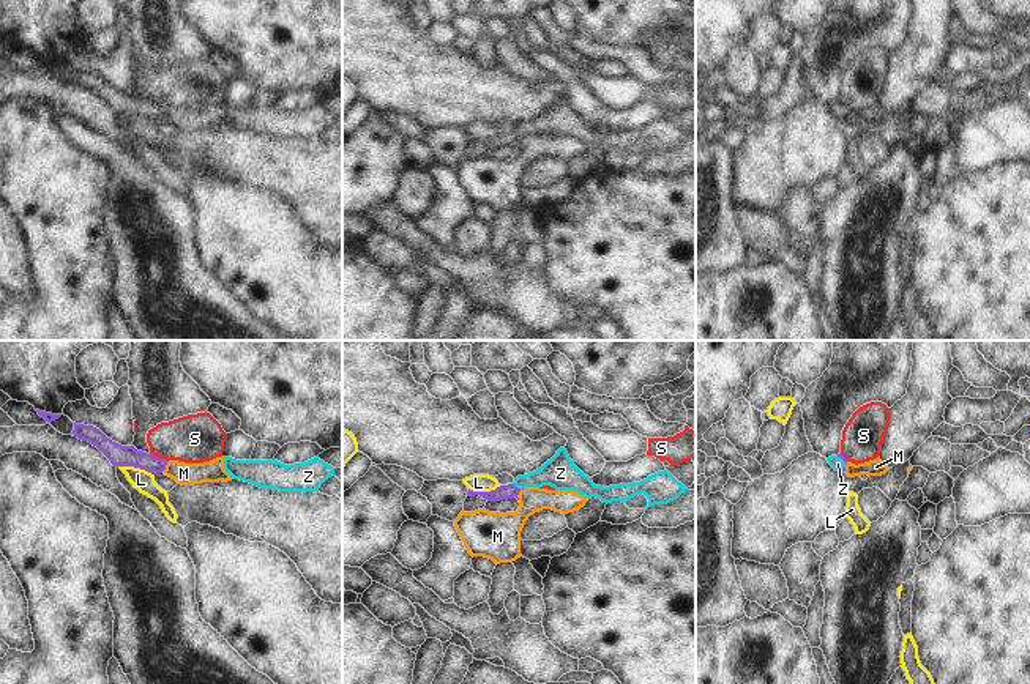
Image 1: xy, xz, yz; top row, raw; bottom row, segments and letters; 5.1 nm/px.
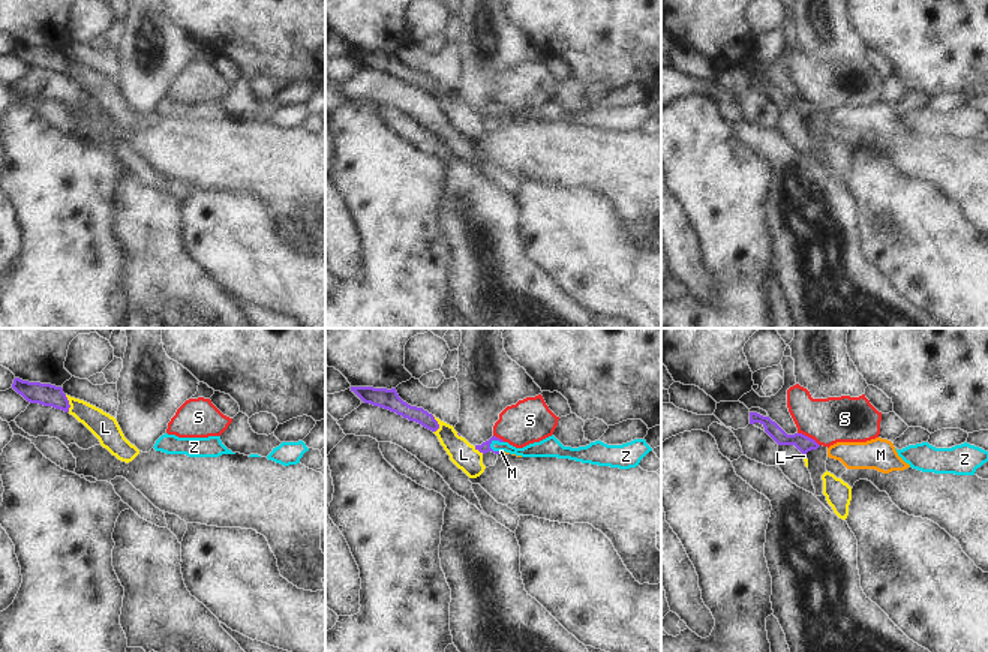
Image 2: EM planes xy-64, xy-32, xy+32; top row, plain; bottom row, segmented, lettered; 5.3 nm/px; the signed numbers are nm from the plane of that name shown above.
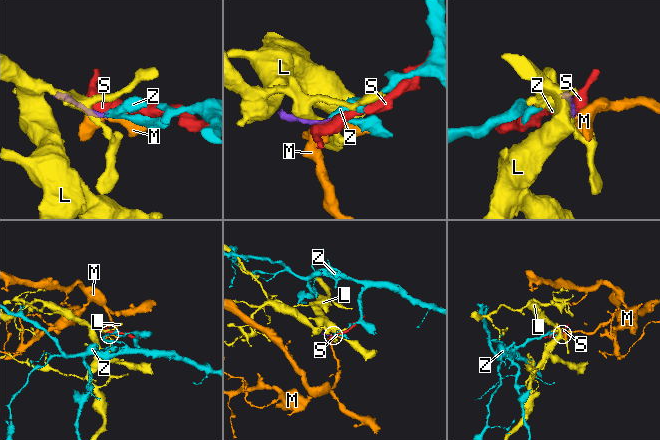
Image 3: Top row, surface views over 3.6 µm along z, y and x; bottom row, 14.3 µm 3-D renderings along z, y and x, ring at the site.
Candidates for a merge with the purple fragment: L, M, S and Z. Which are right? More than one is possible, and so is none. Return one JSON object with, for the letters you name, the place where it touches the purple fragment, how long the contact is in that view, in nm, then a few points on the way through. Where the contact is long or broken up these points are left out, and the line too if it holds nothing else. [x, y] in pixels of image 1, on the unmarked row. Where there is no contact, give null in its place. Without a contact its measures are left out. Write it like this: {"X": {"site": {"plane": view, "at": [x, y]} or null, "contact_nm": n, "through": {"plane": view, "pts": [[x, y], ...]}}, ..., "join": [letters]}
{"Z": {"site": {"plane": "xz", "at": [516, 134]}, "contact_nm": 60, "through": {"plane": "xz", "pts": [[503, 139], [516, 134], [524, 128], [560, 120]]}}, "join": ["Z"]}

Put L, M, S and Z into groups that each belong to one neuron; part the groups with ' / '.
L / M / S / Z

